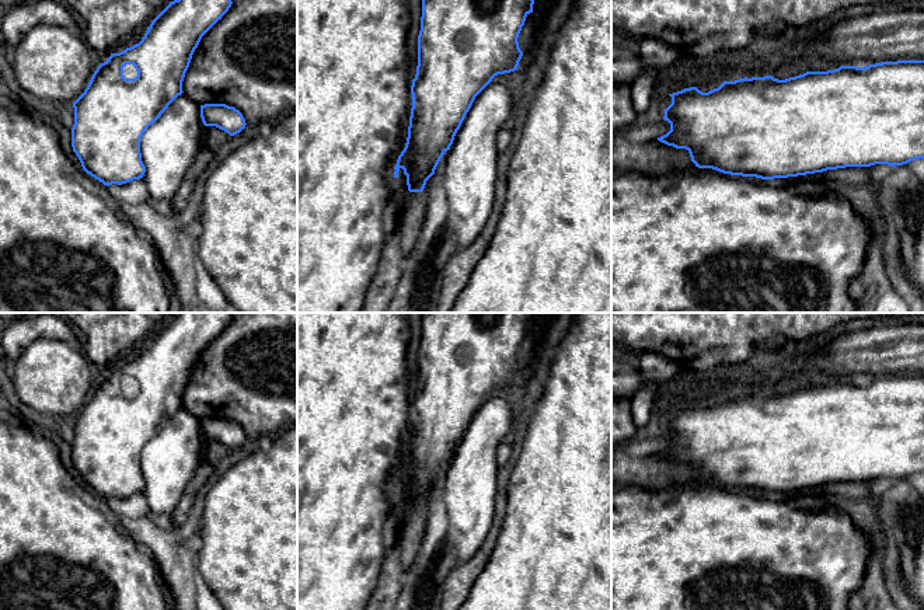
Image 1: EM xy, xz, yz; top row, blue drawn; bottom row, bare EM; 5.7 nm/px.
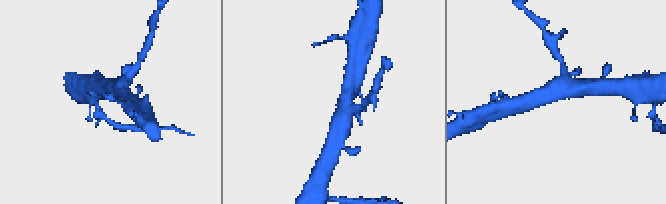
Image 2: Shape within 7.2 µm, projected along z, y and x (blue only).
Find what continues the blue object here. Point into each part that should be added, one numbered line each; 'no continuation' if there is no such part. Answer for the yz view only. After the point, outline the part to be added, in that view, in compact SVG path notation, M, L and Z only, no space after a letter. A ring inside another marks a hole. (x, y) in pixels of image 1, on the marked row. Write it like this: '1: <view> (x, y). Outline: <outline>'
no continuation

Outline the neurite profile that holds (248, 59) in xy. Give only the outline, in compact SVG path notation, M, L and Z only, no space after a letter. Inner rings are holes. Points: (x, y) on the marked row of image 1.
M240 0L202 36L182 81L182 91L195 104L226 104L238 109L247 125L268 126L278 116L297 111L297 0Z

